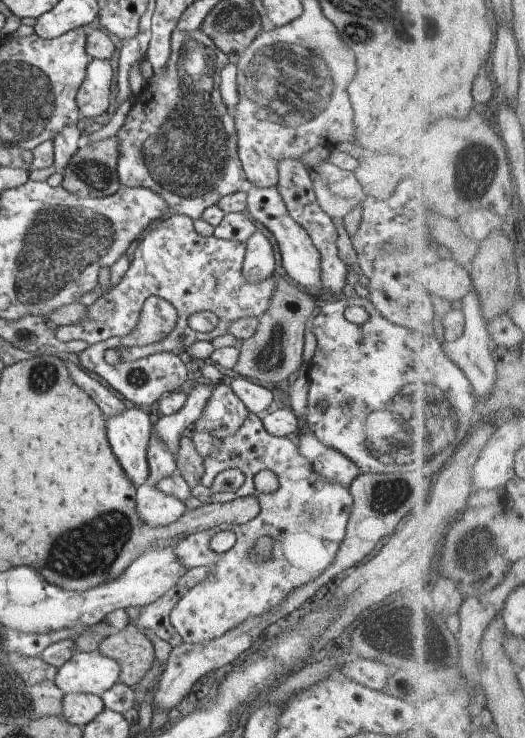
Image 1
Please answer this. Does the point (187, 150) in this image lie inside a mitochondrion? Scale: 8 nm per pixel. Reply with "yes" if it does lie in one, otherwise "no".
yes

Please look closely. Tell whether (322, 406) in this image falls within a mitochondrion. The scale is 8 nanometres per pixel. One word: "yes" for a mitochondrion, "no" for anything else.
no

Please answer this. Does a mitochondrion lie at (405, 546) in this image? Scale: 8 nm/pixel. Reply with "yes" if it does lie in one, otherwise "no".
no

